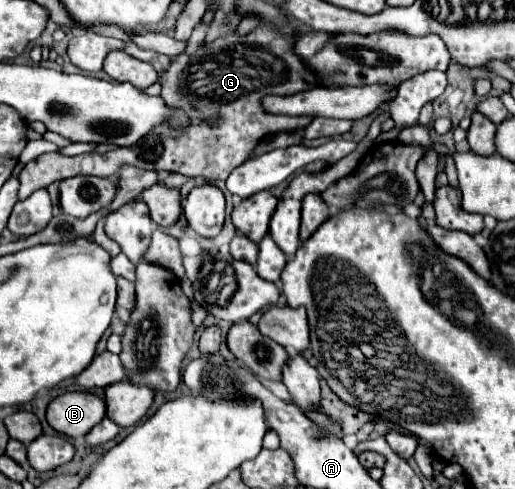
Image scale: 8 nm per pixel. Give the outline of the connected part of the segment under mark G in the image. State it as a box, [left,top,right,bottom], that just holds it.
[18,25,318,201]

